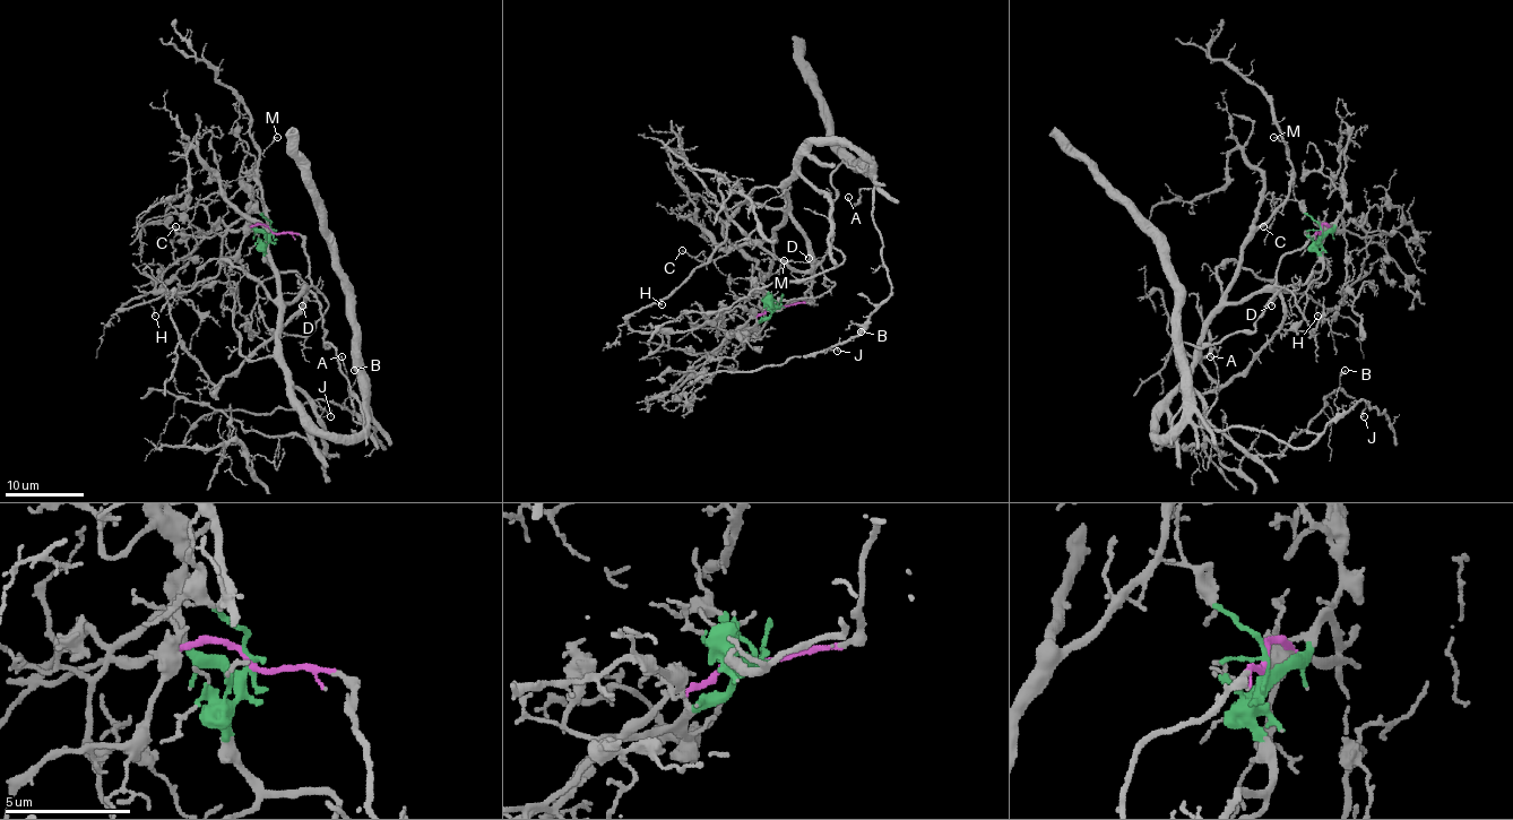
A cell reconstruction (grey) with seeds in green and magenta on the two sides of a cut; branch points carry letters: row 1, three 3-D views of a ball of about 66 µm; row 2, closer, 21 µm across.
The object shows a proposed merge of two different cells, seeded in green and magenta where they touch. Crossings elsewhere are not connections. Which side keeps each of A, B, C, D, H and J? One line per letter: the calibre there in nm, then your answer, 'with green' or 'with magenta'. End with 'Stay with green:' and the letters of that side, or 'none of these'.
A: 110 nm thick; with magenta
B: 150 nm thick; with magenta
C: 100 nm thick; with magenta
D: 160 nm thick; with magenta
H: 100 nm thick; with magenta
J: 90 nm thick; with magenta
Stay with green: none of these

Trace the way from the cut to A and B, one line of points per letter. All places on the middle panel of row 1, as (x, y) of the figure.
A: (778, 308), (810, 298), (816, 264), (786, 187), (814, 144), (870, 161), (873, 187), (848, 197)
B: (778, 308), (810, 298), (816, 264), (793, 167), (814, 144), (854, 145), (891, 284), (862, 331)

